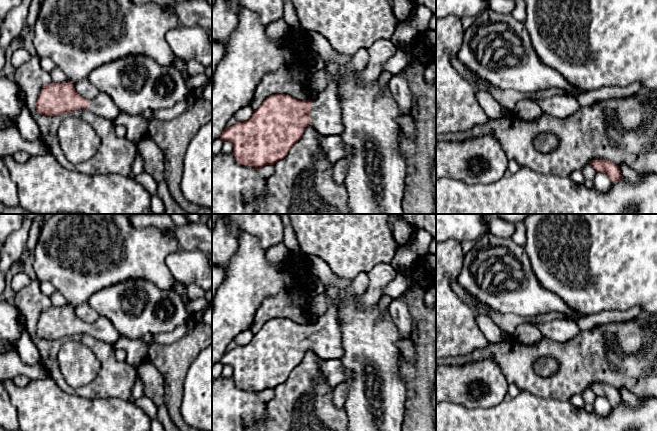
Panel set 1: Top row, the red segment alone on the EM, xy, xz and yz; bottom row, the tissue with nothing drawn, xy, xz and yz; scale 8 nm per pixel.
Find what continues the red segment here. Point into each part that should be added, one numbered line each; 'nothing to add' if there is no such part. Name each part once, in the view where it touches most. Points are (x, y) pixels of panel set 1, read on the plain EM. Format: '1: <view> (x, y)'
1: xz (325, 339)

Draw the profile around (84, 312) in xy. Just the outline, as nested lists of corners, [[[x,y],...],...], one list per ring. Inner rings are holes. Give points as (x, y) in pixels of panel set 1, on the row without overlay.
[[[88,303],[81,304],[74,308],[74,312],[80,320],[88,324],[95,322],[99,318],[99,314],[91,308]]]

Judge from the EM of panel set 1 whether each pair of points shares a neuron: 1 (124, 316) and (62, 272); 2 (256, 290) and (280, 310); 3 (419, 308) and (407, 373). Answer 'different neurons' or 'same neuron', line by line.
1: different neurons
2: different neurons
3: same neuron

